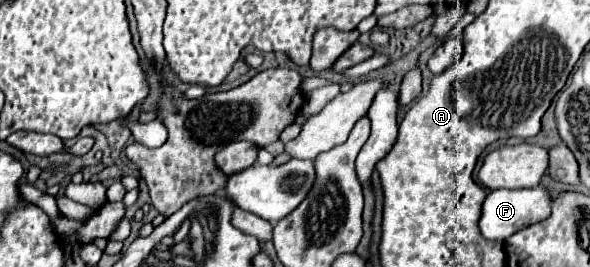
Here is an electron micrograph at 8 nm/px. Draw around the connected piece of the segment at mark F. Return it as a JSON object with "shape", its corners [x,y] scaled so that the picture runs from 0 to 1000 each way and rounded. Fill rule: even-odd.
{"shape":[[[917,689],[886,712],[836,712],[825,727],[819,757],[819,809],[812,824],[812,854],[825,899],[856,899],[866,876],[880,869],[883,854],[924,824],[931,801],[934,801],[934,734]]]}

